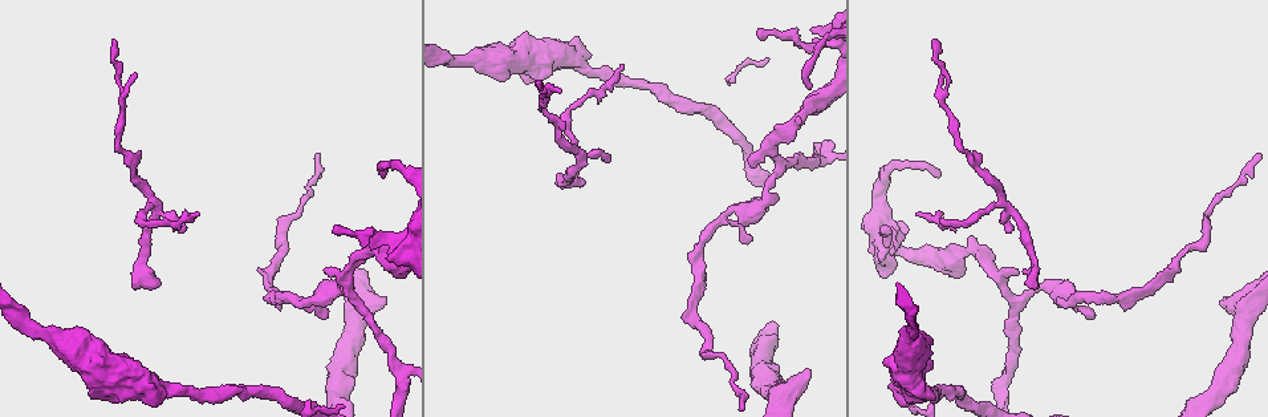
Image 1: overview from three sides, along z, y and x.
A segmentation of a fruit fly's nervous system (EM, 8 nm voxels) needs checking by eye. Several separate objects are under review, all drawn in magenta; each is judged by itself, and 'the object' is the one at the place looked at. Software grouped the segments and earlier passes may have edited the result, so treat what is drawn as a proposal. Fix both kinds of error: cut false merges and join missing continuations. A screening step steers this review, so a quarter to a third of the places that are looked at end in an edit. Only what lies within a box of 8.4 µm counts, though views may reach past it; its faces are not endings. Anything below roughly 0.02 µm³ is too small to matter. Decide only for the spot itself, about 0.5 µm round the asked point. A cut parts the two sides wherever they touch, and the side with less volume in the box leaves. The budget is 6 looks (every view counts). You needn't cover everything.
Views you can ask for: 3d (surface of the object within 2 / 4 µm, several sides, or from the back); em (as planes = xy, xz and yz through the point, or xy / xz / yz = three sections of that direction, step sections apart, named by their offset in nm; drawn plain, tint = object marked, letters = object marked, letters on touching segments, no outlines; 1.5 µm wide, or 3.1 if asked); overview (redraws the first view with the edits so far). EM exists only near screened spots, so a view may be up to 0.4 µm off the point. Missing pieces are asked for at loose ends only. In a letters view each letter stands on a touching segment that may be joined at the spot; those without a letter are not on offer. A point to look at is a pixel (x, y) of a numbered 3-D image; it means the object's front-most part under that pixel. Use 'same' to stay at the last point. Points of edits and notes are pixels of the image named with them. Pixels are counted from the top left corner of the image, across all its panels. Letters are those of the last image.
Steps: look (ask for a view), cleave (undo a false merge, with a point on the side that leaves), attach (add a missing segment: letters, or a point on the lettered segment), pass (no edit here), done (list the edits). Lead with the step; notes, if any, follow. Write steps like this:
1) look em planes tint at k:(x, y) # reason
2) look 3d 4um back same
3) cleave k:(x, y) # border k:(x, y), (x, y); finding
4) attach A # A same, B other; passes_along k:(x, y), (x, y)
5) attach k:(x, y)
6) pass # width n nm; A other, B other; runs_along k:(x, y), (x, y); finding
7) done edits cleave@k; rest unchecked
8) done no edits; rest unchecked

look em planes letters at 1:(1226, 300) # free end

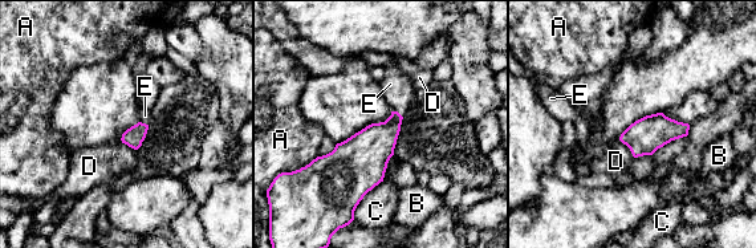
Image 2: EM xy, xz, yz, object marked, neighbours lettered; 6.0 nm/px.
attach E # A other, B other, C other, D other, E same; passes_along 2:(374, 145), (398, 113), (398, 89); the neuron continues

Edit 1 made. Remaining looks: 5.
look overview # see it whole again

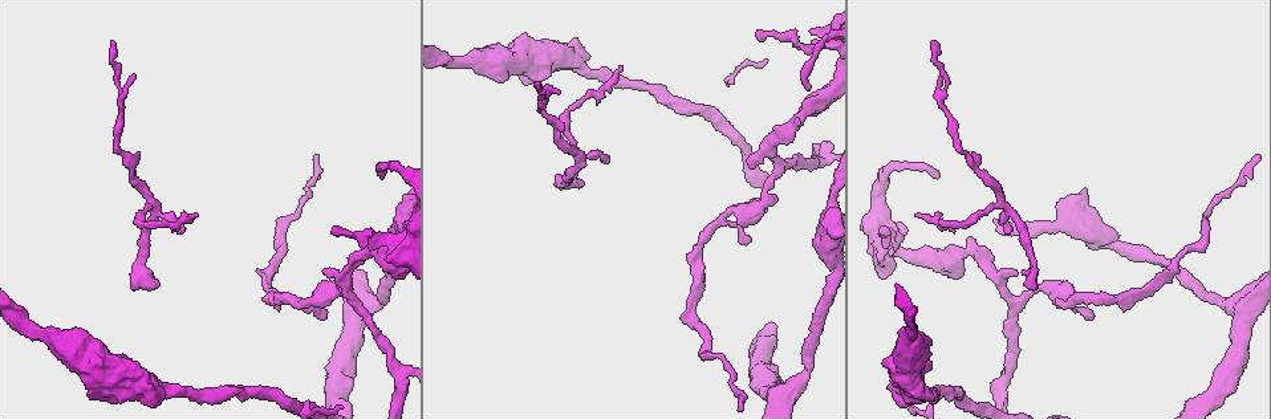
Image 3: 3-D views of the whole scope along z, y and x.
look 3d 2um at 3:(1013, 298) # a fork

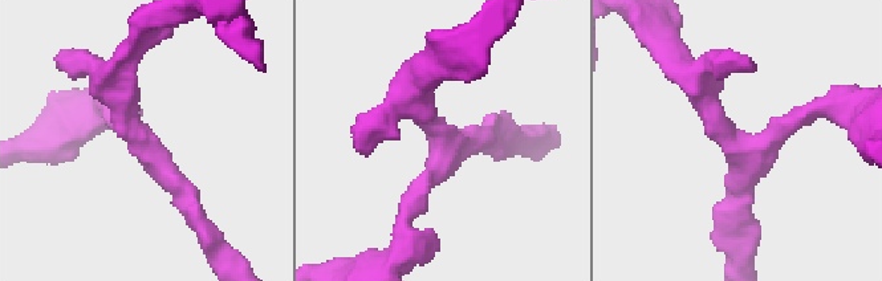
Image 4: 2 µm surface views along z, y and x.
look em planes letters at 4:(739, 143) # now the EM

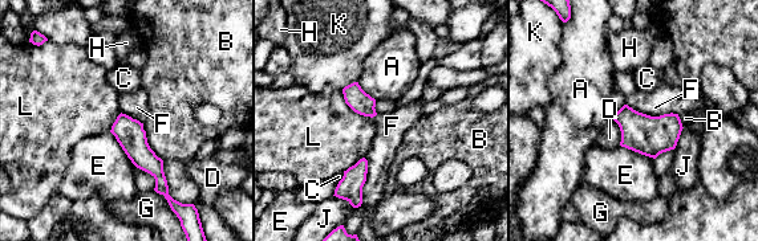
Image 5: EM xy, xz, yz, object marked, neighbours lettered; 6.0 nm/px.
pass # longest_contact F 320 nm; A other, B other, C other, D other, E other, F other, G other, H other, J other, K other, L other; runs_along 5:(122, 117), (165, 192); one neuron here

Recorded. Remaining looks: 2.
look em planes tint at 3:(115, 42) # thin end

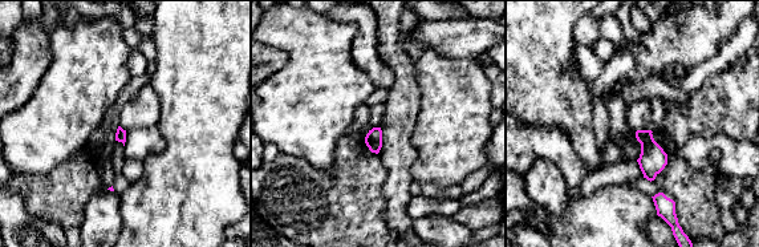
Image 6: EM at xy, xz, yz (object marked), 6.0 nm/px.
look em planes letters same # what lies round it

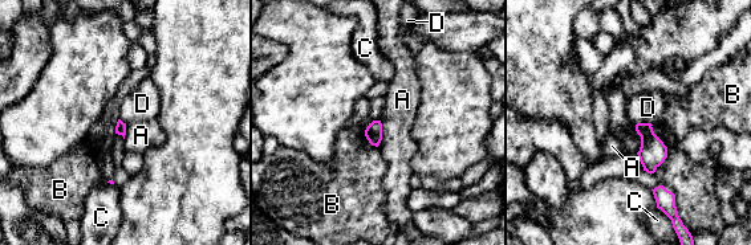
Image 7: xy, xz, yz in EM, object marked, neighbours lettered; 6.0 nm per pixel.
pass # longest_contact B 180 nm; A other, B other, C other, D other; border 7:(634, 125), (640, 137), (637, 152); none of them fits

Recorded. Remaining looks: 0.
done edits attach@2; rest unchecked

